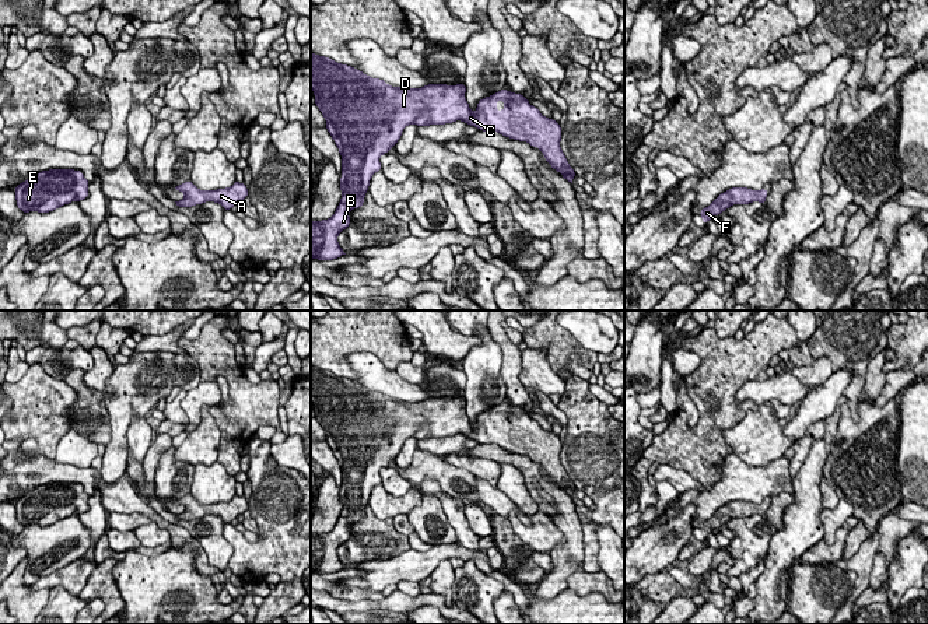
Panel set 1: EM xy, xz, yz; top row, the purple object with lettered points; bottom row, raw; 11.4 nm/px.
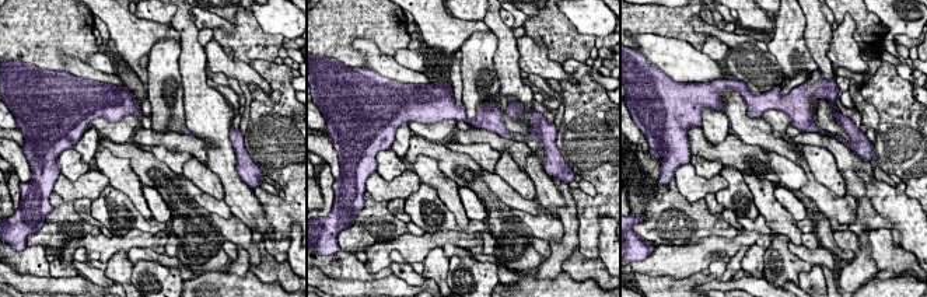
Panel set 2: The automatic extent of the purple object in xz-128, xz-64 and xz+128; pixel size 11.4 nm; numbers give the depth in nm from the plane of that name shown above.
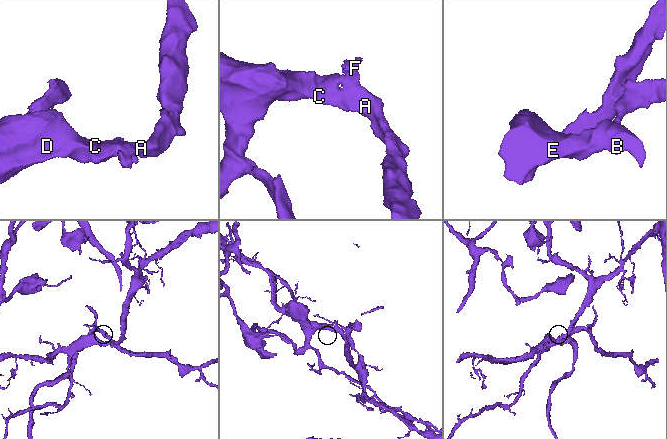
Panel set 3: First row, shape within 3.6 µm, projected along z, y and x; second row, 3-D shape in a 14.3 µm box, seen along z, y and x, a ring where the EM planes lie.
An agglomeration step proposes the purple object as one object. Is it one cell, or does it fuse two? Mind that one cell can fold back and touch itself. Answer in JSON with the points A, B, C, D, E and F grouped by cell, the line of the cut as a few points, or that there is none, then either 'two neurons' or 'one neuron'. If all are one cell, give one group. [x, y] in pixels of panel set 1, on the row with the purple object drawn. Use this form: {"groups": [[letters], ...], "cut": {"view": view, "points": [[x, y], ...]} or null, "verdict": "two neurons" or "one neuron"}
{"groups": [["A", "B", "C", "D", "E", "F"]], "cut": null, "verdict": "one neuron"}

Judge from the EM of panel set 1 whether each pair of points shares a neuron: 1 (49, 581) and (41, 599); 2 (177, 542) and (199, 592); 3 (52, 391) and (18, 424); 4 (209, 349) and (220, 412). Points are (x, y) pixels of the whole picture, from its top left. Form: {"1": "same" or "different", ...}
{"1": "different", "2": "different", "3": "same", "4": "same"}

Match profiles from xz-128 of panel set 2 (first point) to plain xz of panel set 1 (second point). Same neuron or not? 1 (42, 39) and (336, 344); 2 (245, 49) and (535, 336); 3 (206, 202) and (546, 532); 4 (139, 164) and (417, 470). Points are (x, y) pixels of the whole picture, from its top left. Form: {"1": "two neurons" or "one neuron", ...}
{"1": "one neuron", "2": "one neuron", "3": "two neurons", "4": "one neuron"}

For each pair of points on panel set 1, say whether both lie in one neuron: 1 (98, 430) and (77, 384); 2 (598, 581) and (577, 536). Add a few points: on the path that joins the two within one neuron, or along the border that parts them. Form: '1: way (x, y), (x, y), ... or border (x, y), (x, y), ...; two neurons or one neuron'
1: way (90, 419), (86, 395); one neuron
2: border (581, 561), (575, 570); two neurons

